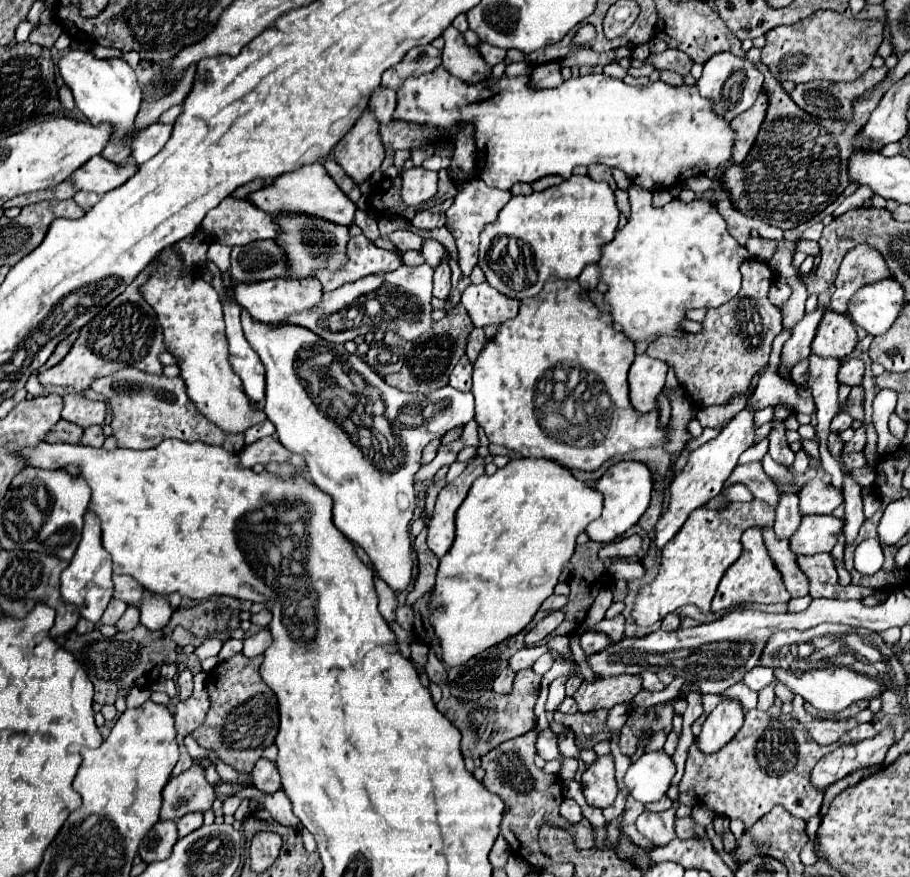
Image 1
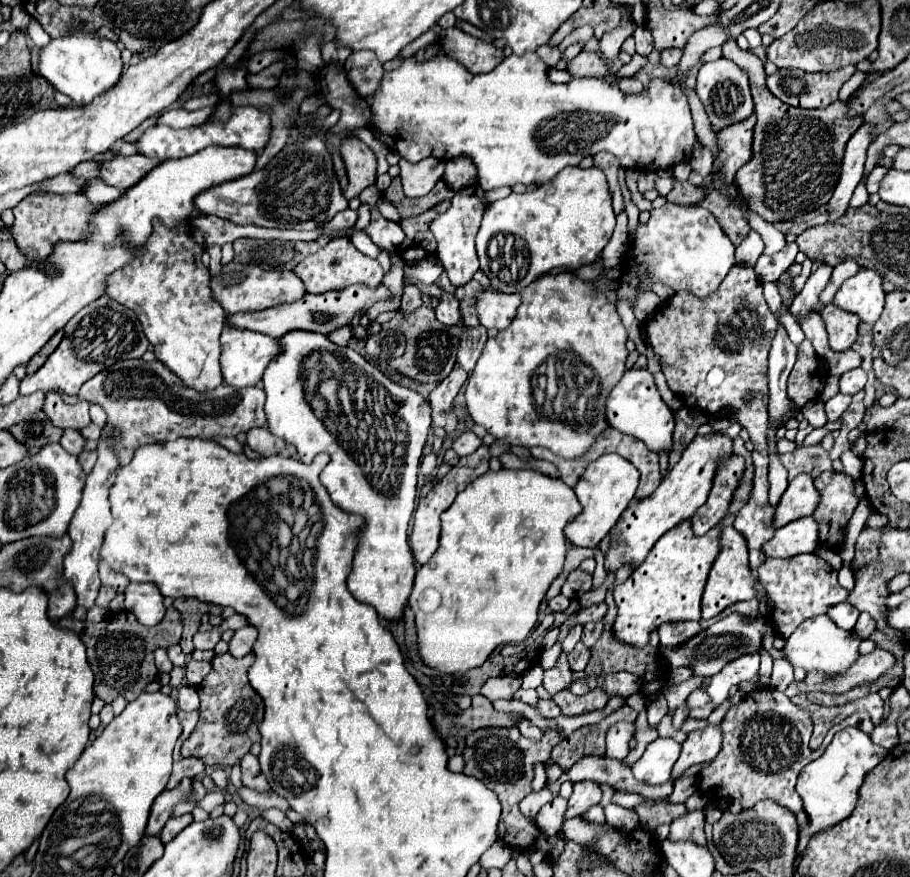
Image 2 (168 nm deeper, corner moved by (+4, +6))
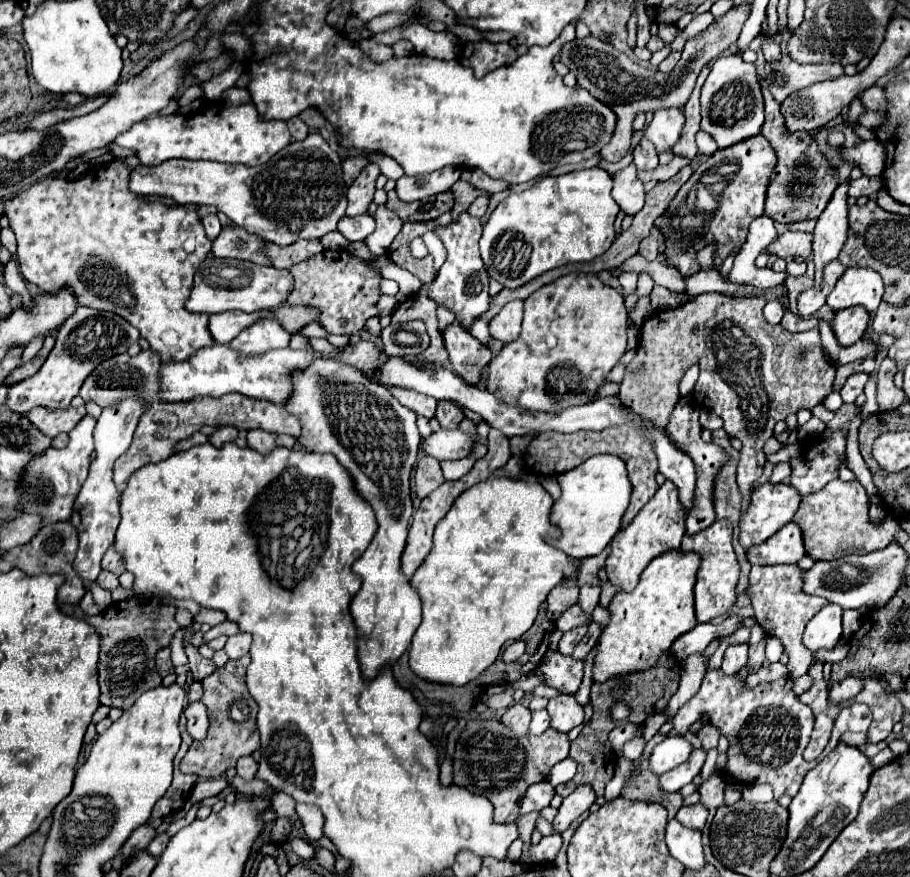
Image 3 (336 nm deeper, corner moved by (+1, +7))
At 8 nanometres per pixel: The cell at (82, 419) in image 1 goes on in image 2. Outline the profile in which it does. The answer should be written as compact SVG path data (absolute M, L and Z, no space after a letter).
M55 391L47 393L43 411L53 421L53 425L61 429L83 429L91 423L89 401L77 401L75 405L67 405Z

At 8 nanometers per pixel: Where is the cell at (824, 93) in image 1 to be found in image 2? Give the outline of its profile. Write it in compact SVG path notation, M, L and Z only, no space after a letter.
M855 67L831 73L807 73L799 69L779 69L767 77L769 91L793 107L825 109L839 99L839 89L855 73Z

